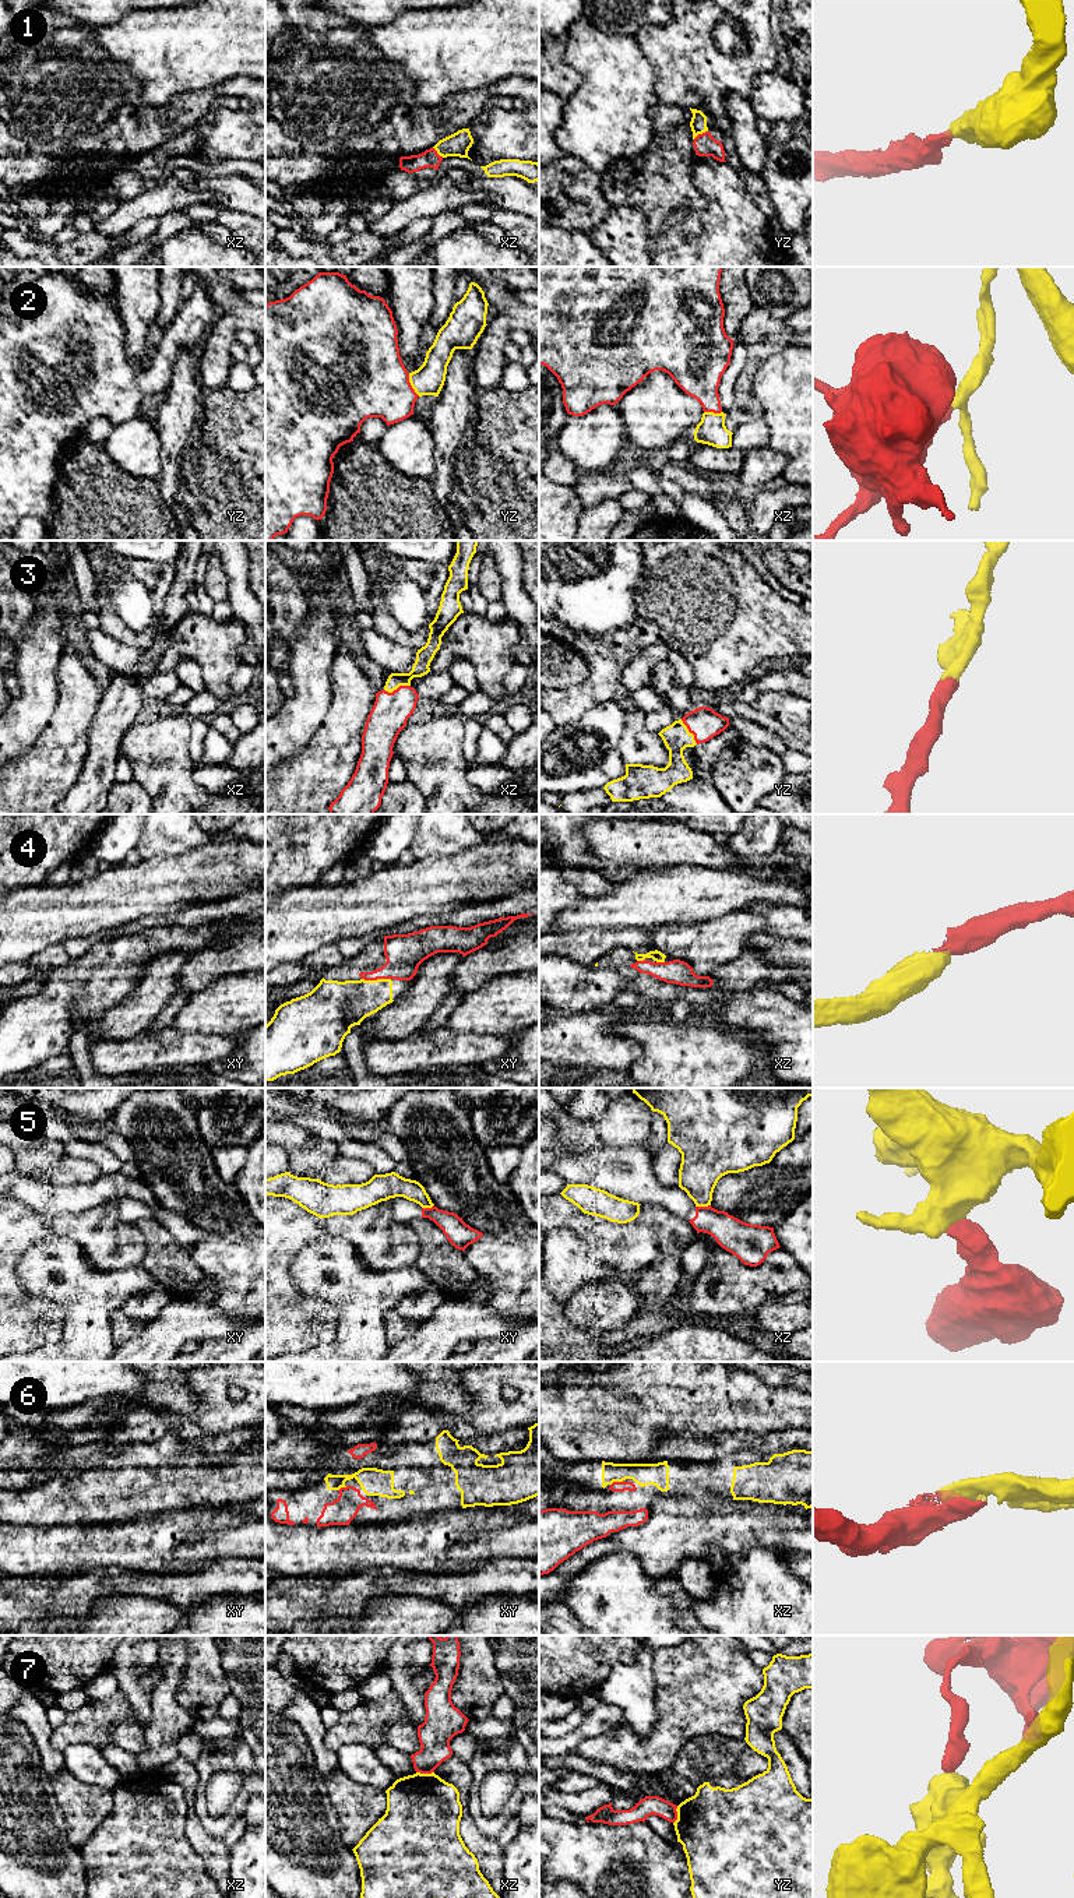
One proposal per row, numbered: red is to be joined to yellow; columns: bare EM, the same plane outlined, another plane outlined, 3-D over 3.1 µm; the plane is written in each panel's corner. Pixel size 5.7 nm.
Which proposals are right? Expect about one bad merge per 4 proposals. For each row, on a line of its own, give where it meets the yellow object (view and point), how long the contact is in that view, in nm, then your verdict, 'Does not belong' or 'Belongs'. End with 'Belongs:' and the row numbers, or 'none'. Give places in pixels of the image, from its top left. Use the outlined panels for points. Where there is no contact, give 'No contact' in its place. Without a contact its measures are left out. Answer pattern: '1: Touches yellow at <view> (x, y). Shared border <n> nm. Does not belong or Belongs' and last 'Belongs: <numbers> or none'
1: Touches yellow at yz (700, 133). Shared border 100 nm. Belongs
2: Touches yellow at yz (411, 384). Shared border 150 nm. Belongs
3: Touches yellow at xz (397, 687). Shared border 160 nm. Belongs
4: Touches yellow at xy (377, 979). Shared border 170 nm. Belongs
5: Touches yellow at xz (703, 1205). Shared border 90 nm. Does not belong
6: Touches yellow at xz (616, 1481). Shared border 90 nm. Belongs
7: Touches yellow at xz (425, 1774). Shared border 100 nm. Does not belong
Belongs: 1, 2, 3, 4, 6

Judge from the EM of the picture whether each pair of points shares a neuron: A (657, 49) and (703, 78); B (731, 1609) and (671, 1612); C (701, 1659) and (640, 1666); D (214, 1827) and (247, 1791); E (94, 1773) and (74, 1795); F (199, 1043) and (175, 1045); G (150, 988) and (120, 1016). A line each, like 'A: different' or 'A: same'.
A: same
B: different
C: different
D: same
E: different
F: same
G: same

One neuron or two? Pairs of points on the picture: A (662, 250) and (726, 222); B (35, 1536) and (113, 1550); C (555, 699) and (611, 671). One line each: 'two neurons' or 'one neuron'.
A: one neuron
B: one neuron
C: one neuron

